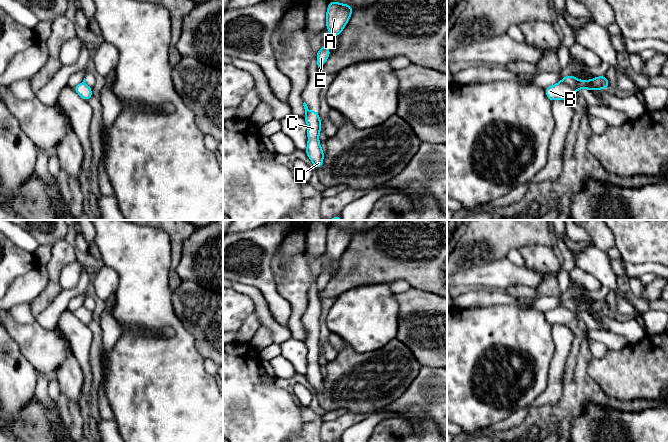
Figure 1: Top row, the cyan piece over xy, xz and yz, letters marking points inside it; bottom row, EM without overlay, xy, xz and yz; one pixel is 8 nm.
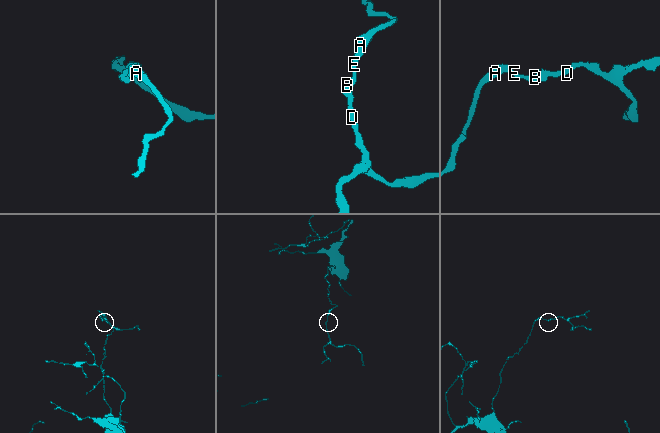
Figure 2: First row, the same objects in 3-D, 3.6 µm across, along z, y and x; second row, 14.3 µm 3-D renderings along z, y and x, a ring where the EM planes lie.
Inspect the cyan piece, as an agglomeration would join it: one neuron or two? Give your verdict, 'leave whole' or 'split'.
split

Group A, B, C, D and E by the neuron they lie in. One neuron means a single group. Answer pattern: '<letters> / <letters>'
A B E / C D

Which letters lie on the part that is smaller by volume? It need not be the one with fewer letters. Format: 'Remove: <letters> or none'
Remove: C, D

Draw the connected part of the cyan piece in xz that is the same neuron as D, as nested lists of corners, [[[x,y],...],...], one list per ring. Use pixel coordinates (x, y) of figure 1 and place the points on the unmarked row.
[[[308,335],[305,341],[307,347],[308,367],[306,371],[306,378],[312,385],[315,393],[323,390],[324,375],[319,366],[319,358],[321,356],[322,346],[319,342],[319,335]]]

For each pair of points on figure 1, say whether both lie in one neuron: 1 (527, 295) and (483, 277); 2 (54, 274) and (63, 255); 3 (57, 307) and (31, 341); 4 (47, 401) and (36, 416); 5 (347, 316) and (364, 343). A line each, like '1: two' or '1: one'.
1: two
2: one
3: two
4: two
5: one

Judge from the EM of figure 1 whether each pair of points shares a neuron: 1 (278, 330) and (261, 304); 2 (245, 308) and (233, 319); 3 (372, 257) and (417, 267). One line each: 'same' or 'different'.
1: same
2: same
3: same

